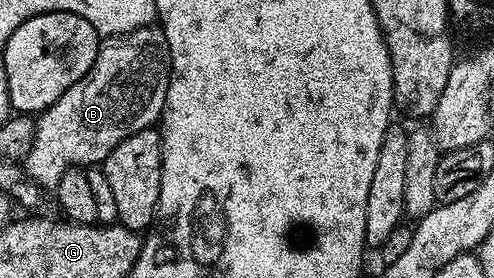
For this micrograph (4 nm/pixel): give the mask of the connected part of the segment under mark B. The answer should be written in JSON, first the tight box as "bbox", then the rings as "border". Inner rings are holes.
{"bbox":[22,24,169,190],"border":[[[155,24],[101,44],[90,71],[36,117],[34,147],[22,162],[31,181],[41,190],[55,190],[68,169],[99,166],[122,139],[153,128],[164,110],[169,72],[168,40]]]}

